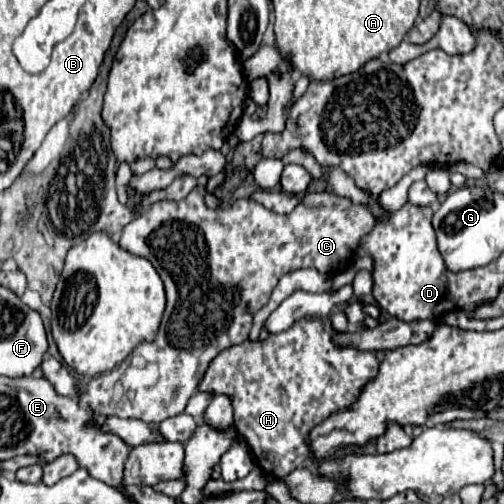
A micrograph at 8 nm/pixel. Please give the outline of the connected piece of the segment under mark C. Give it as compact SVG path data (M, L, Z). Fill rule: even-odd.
M197 186L179 202L155 202L121 232L121 248L131 254L141 254L159 272L167 292L167 308L155 342L139 344L111 372L93 378L81 390L79 400L89 404L99 416L137 418L147 424L159 424L165 418L181 414L211 360L225 348L245 342L255 312L269 302L271 290L283 274L299 268L315 268L321 274L335 274L355 256L361 236L367 236L375 226L375 216L367 204L357 204L331 192L315 190L303 194L301 204L289 214L275 214L251 198L239 198L223 210L211 210L205 206L203 194L205 188Z

